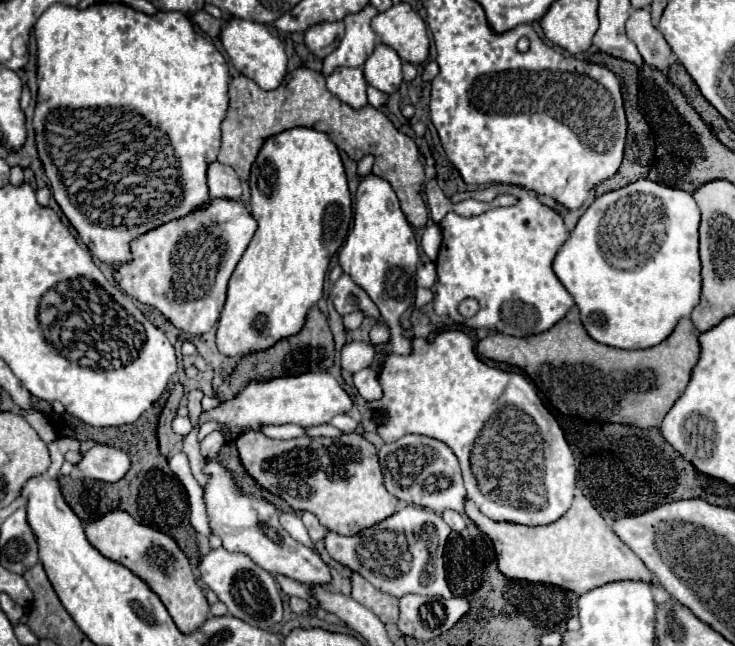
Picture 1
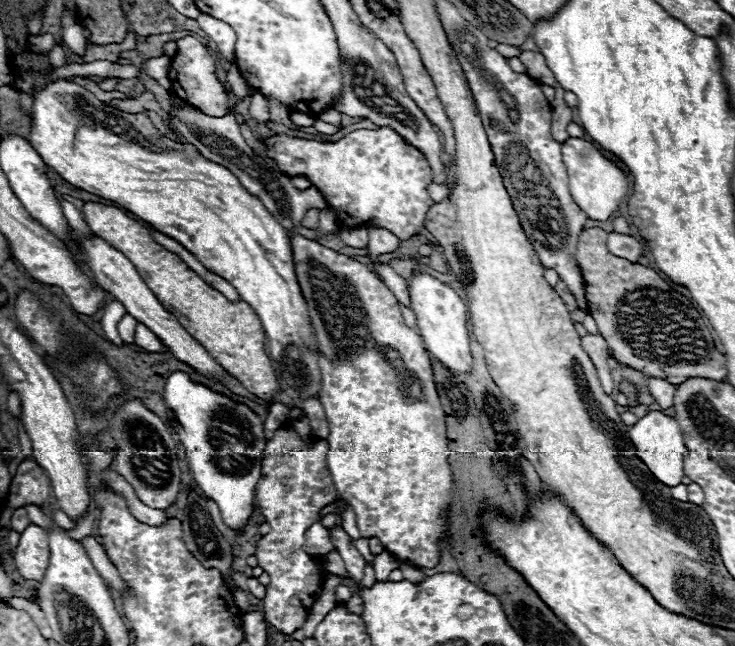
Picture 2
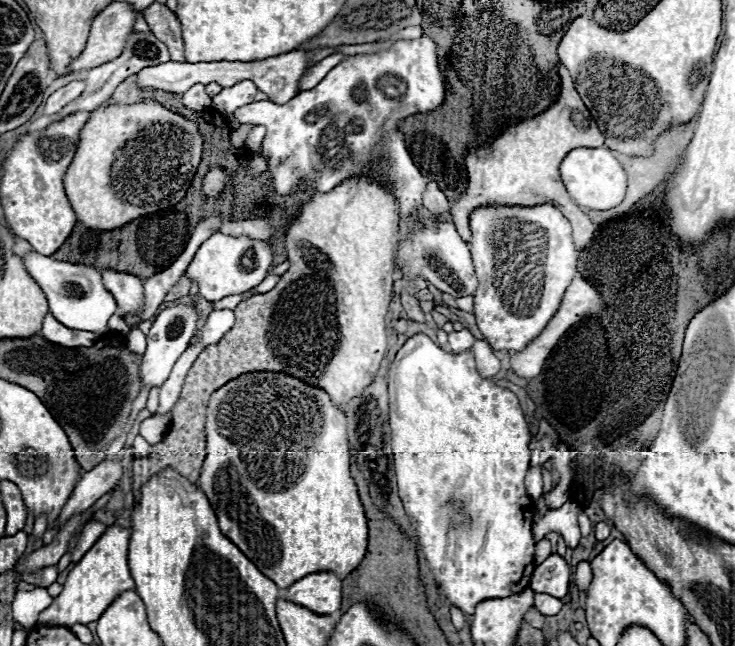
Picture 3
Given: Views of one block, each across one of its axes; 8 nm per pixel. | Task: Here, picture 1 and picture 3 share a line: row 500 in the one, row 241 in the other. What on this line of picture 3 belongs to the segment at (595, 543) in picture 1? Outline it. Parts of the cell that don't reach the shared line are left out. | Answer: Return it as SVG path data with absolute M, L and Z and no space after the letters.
M558 64L558 72L562 78L562 92L560 98L556 100L554 106L550 106L546 112L542 112L536 118L530 120L522 120L516 126L506 128L490 146L480 146L474 150L468 150L466 156L466 170L468 170L468 188L466 192L460 196L460 200L454 200L450 206L450 218L458 230L458 234L462 236L464 242L472 242L472 232L470 232L470 214L480 208L480 206L538 206L538 204L552 204L556 206L572 224L572 236L574 236L574 246L578 250L584 250L590 240L594 238L596 226L590 222L588 214L584 210L580 210L574 200L568 196L562 180L560 180L560 162L564 160L564 156L574 150L574 148L598 148L604 144L602 132L596 126L596 122L592 120L588 108L584 106L584 102L580 100L574 82L568 74L568 70Z

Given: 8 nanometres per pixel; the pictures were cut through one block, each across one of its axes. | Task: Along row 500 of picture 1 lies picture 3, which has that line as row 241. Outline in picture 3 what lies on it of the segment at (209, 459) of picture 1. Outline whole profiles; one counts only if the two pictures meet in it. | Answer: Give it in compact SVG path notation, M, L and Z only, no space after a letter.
M222 232L212 234L196 252L194 260L190 262L186 276L190 280L196 280L200 284L200 296L210 300L210 302L218 302L226 296L234 296L234 294L242 294L254 286L258 286L274 260L274 252L272 246L266 240L252 240L248 236L228 236Z

